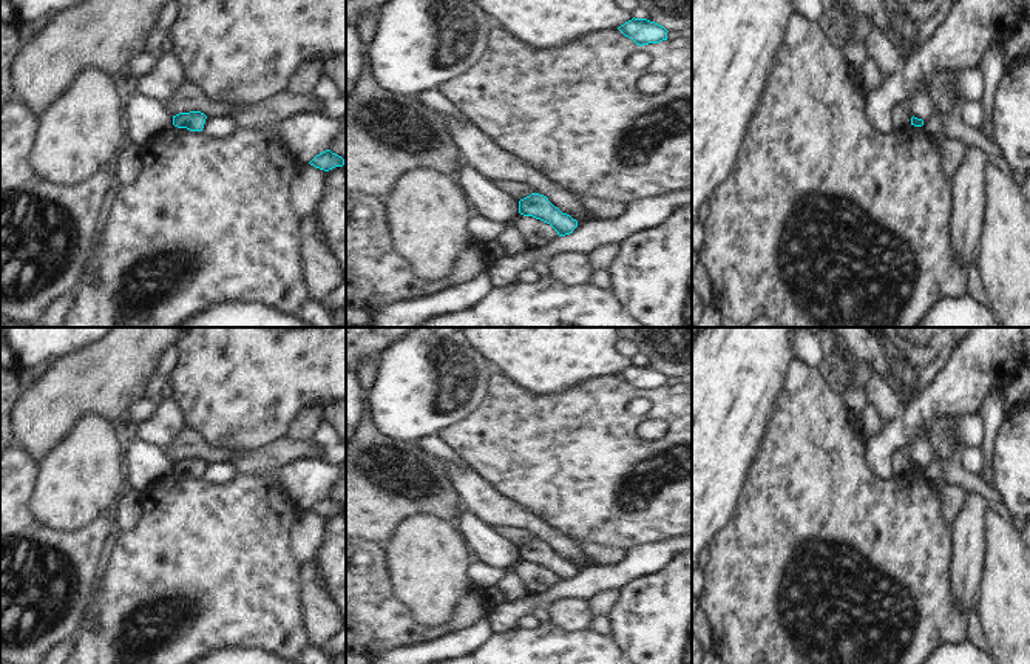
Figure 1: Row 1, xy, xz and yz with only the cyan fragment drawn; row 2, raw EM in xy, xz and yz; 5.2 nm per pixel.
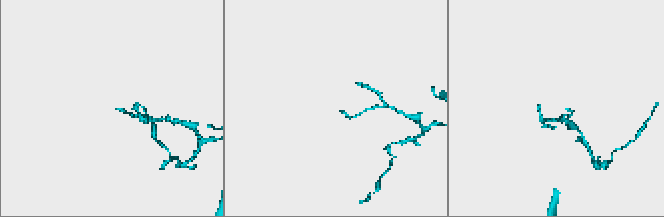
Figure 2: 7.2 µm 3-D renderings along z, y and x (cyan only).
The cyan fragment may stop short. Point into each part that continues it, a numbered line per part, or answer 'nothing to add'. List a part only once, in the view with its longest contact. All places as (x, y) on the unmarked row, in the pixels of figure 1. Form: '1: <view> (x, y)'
nothing to add

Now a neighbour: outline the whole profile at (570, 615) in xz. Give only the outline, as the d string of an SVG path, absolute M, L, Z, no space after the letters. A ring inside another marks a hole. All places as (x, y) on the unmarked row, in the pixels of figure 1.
M556 599L548 604L548 622L568 633L587 630L591 616L585 599Z

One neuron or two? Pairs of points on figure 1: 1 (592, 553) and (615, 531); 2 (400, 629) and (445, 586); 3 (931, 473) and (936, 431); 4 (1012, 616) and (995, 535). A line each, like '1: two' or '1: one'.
1: two
2: two
3: one
4: one

